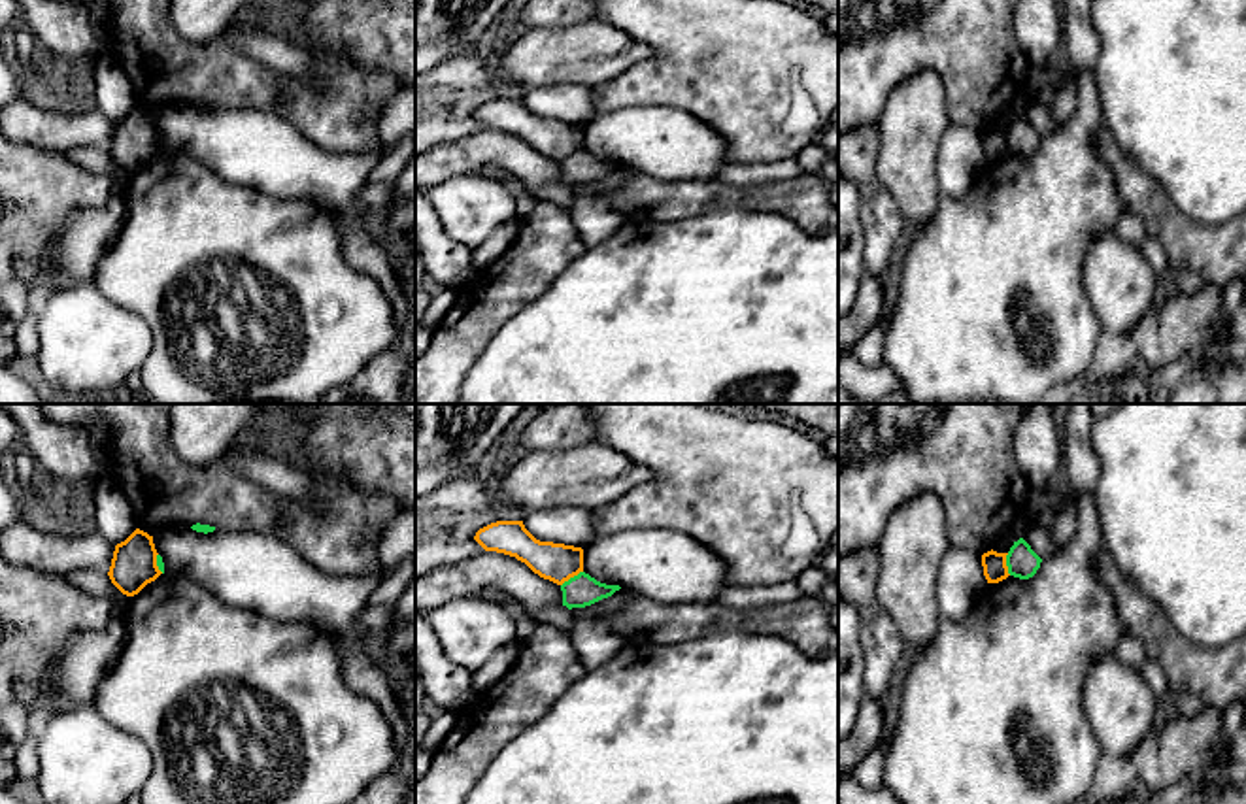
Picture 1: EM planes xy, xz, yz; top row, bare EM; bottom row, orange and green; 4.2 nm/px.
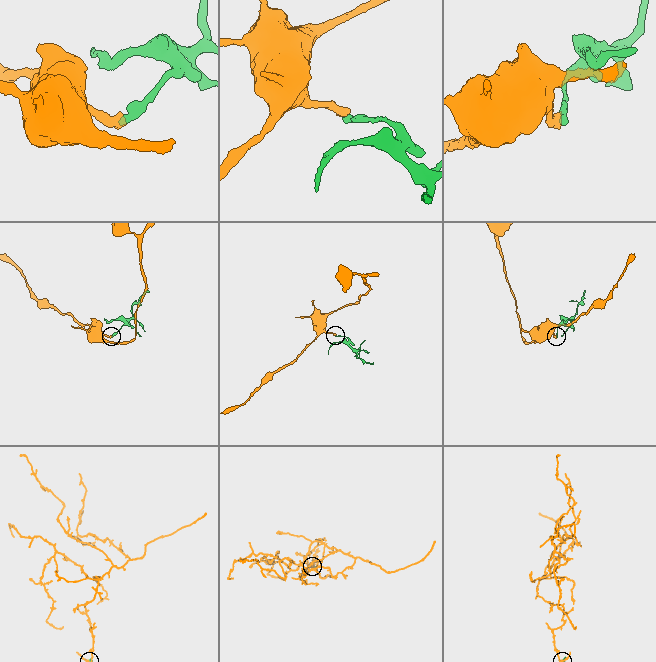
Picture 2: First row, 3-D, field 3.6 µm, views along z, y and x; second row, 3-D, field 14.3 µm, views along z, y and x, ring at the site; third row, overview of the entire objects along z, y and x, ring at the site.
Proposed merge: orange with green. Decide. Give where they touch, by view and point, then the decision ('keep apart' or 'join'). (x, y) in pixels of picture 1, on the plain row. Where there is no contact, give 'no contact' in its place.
contact xz (571, 153); keep apart

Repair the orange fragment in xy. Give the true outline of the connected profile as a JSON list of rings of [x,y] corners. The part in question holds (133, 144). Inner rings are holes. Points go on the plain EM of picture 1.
[[[136,106],[125,119],[115,123],[109,157],[126,174],[138,172],[162,149],[157,143],[153,113]]]

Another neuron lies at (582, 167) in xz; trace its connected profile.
[[[580,149],[578,153],[570,155],[561,162],[563,183],[566,183],[568,187],[585,185],[602,176],[612,174],[619,166],[621,166],[619,162],[600,160],[589,151]]]

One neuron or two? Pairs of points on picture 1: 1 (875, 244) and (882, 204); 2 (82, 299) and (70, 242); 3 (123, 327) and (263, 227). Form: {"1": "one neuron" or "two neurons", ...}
{"1": "one neuron", "2": "two neurons", "3": "two neurons"}

